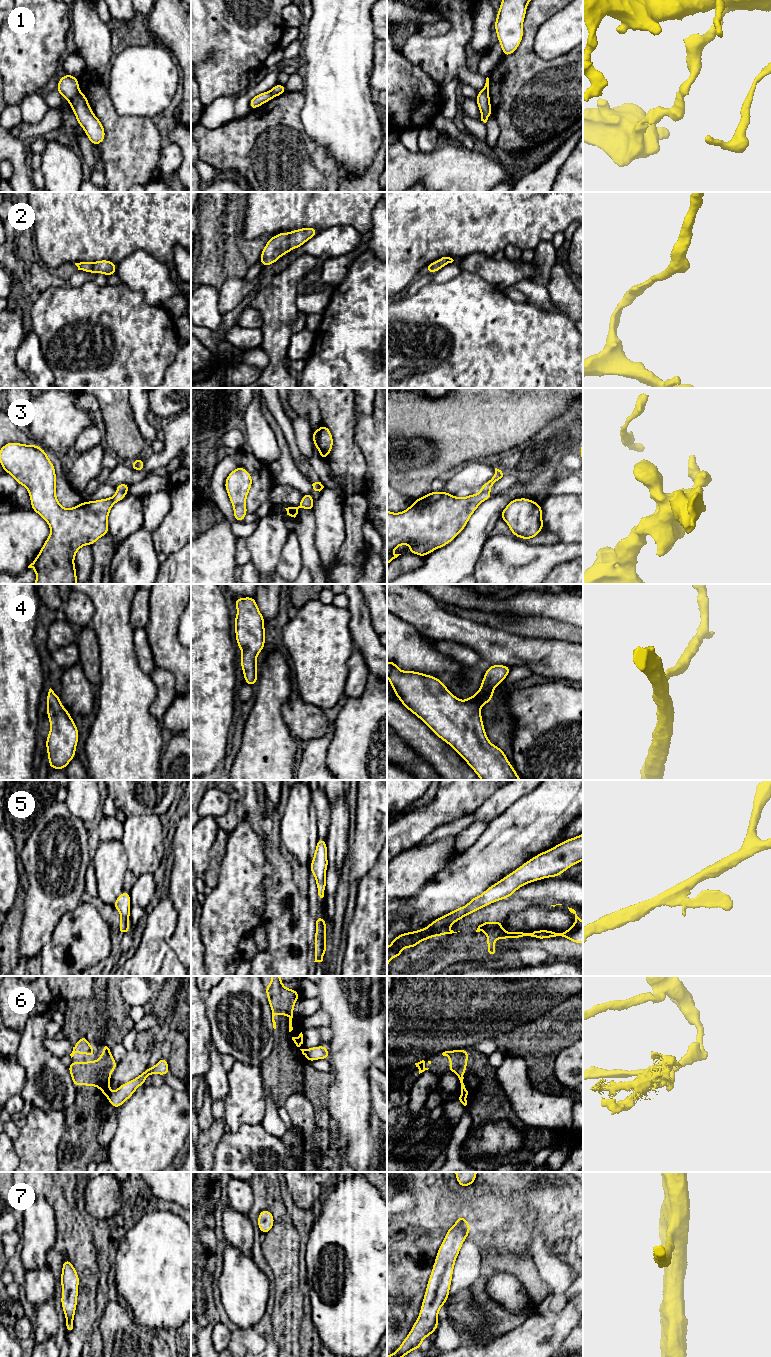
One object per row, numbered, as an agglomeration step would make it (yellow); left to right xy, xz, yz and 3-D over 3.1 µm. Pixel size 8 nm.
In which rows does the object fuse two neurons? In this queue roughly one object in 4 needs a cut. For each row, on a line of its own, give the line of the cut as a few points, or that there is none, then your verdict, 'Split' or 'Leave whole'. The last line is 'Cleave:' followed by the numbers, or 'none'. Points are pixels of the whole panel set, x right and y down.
1: Split along xy (79, 91), (69, 102). Split
2: No split. Leave whole
3: No split. Leave whole
4: No split. Leave whole
5: No split. Leave whole
6: Split along yz (461, 1094), (466, 1097). Split
7: No split. Leave whole
Cleave: 1, 6

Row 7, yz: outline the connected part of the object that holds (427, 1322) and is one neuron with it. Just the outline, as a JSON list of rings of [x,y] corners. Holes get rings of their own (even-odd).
[[[459,1215],[457,1222],[452,1225],[447,1231],[436,1255],[436,1260],[434,1262],[432,1272],[430,1274],[430,1278],[426,1287],[424,1299],[422,1301],[419,1317],[415,1321],[408,1336],[402,1341],[401,1346],[393,1354],[387,1357],[404,1357],[414,1349],[421,1350],[422,1340],[427,1338],[438,1328],[438,1311],[448,1299],[454,1264],[460,1252],[462,1244],[469,1235],[470,1230],[471,1227],[467,1219]]]

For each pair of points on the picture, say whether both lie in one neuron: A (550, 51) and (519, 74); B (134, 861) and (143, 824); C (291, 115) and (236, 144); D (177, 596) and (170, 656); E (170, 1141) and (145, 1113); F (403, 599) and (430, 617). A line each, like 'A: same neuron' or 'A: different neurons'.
A: different neurons
B: same neuron
C: same neuron
D: same neuron
E: same neuron
F: same neuron

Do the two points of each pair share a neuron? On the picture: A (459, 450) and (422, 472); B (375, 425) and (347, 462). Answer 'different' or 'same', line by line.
A: same
B: different

